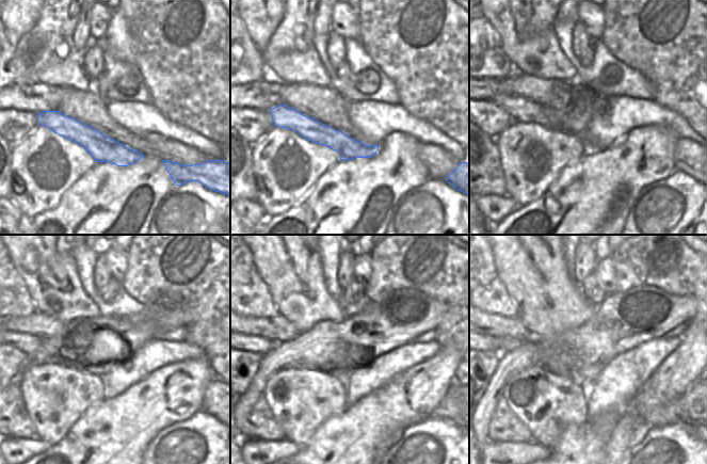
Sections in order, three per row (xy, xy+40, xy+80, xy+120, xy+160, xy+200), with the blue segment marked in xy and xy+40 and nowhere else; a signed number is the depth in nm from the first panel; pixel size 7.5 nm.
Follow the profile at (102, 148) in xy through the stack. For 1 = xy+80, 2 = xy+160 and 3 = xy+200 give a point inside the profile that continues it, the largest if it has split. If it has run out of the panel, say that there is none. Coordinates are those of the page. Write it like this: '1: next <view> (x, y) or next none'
1: next xy+80 (520, 110)
2: next xy+160 (261, 346)
3: next xy+200 (491, 340)

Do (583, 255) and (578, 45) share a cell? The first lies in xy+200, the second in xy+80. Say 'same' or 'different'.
same

